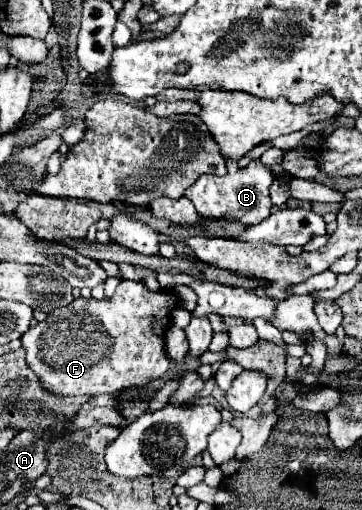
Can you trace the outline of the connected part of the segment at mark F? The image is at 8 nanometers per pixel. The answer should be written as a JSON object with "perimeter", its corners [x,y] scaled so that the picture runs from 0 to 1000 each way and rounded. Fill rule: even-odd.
{"perimeter":[[[343,549],[304,588],[210,584],[182,604],[155,604],[127,627],[88,639],[55,667],[72,686],[72,710],[110,745],[110,757],[149,776],[271,776],[331,769],[359,757],[403,757],[459,733],[470,702],[453,686],[453,639],[475,631],[475,612],[497,604],[475,573],[414,573],[392,553]]]}

